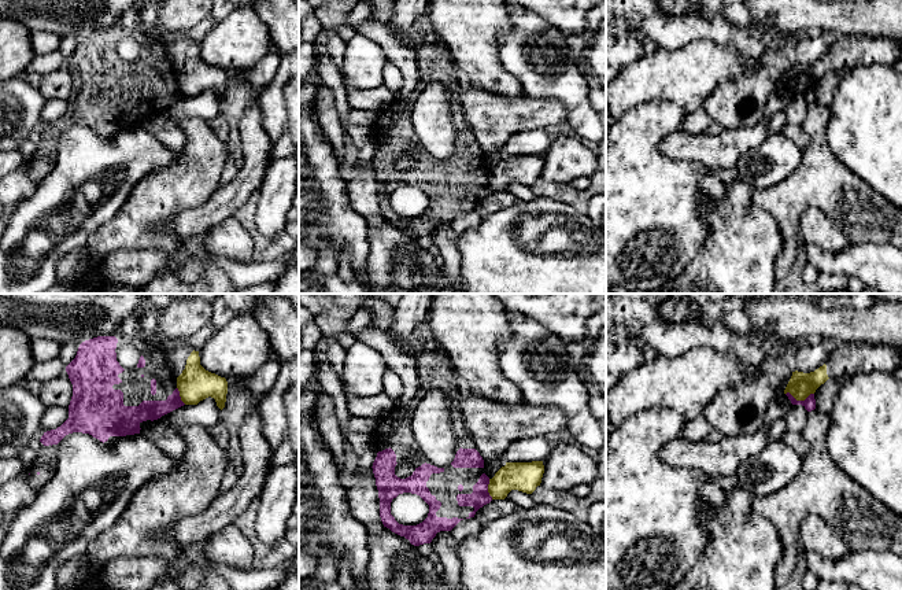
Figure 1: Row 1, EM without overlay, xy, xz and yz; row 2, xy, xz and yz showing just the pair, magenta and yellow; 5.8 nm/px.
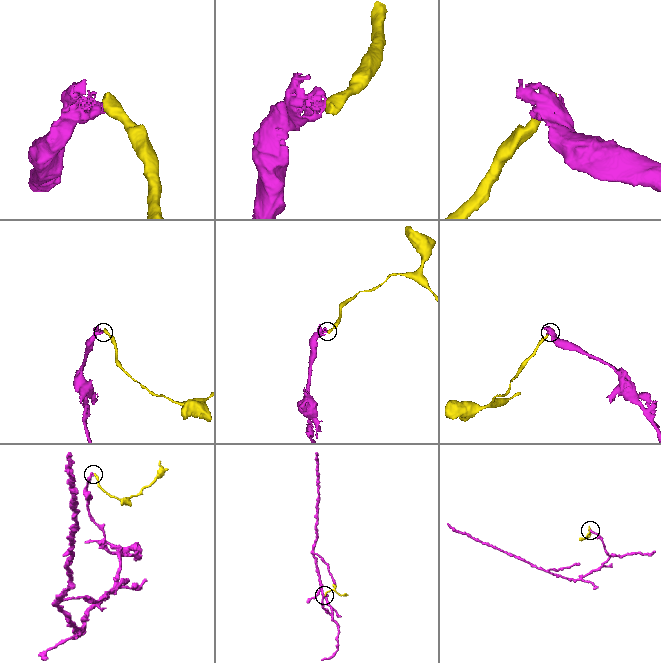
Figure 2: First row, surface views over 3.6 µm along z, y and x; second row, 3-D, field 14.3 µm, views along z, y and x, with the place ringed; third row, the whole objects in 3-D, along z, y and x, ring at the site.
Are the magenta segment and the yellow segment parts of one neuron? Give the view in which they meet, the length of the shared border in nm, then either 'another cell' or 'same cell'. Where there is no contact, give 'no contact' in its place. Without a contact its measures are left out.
contact in yz; length 170 nm; another cell

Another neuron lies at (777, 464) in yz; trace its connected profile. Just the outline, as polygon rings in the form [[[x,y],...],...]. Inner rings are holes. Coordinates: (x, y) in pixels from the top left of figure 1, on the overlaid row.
[[[772,440],[759,454],[739,465],[736,477],[742,488],[769,495],[790,484],[801,469],[799,453],[781,440]]]

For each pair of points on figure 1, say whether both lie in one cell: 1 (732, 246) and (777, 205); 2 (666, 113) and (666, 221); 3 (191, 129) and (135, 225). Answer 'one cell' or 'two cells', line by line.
1: two cells
2: one cell
3: one cell

